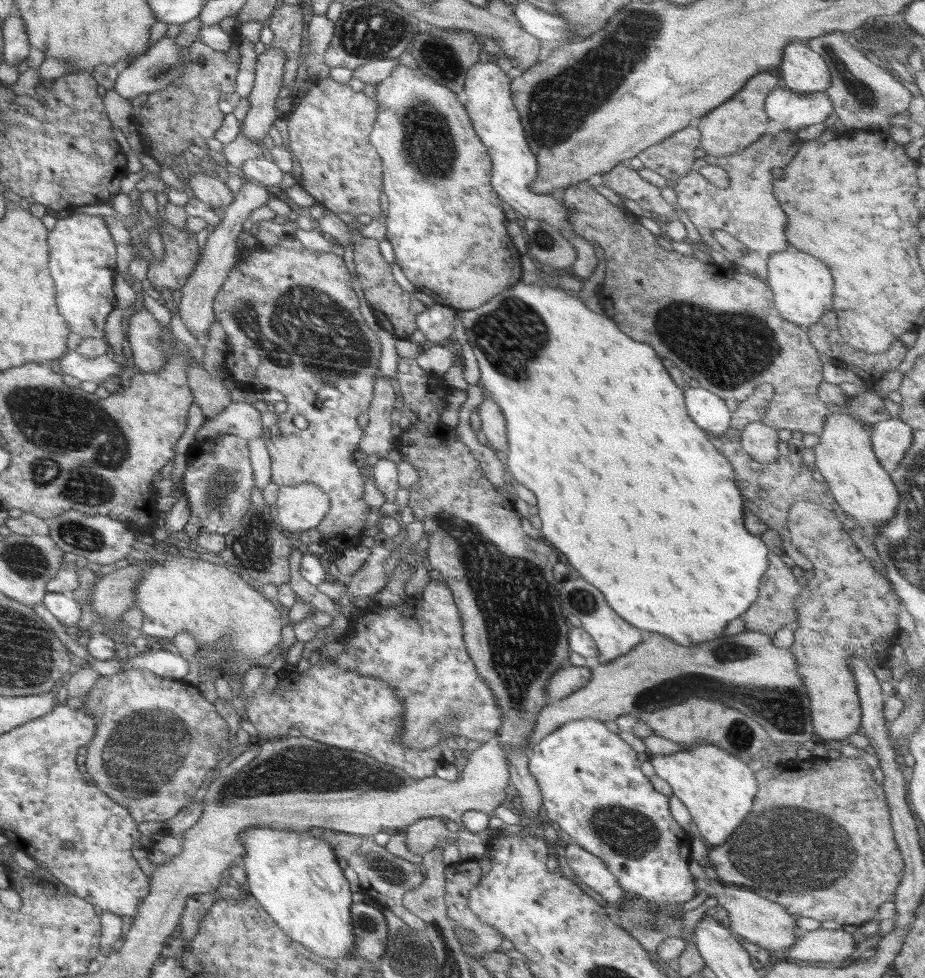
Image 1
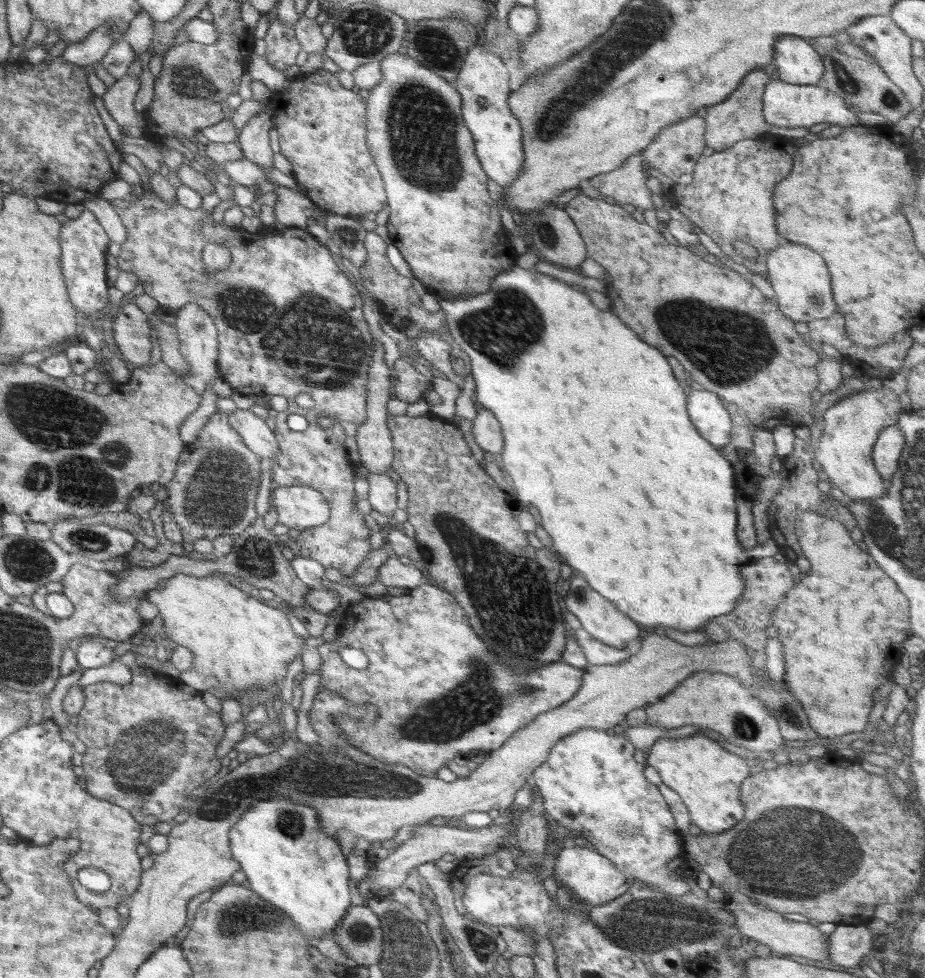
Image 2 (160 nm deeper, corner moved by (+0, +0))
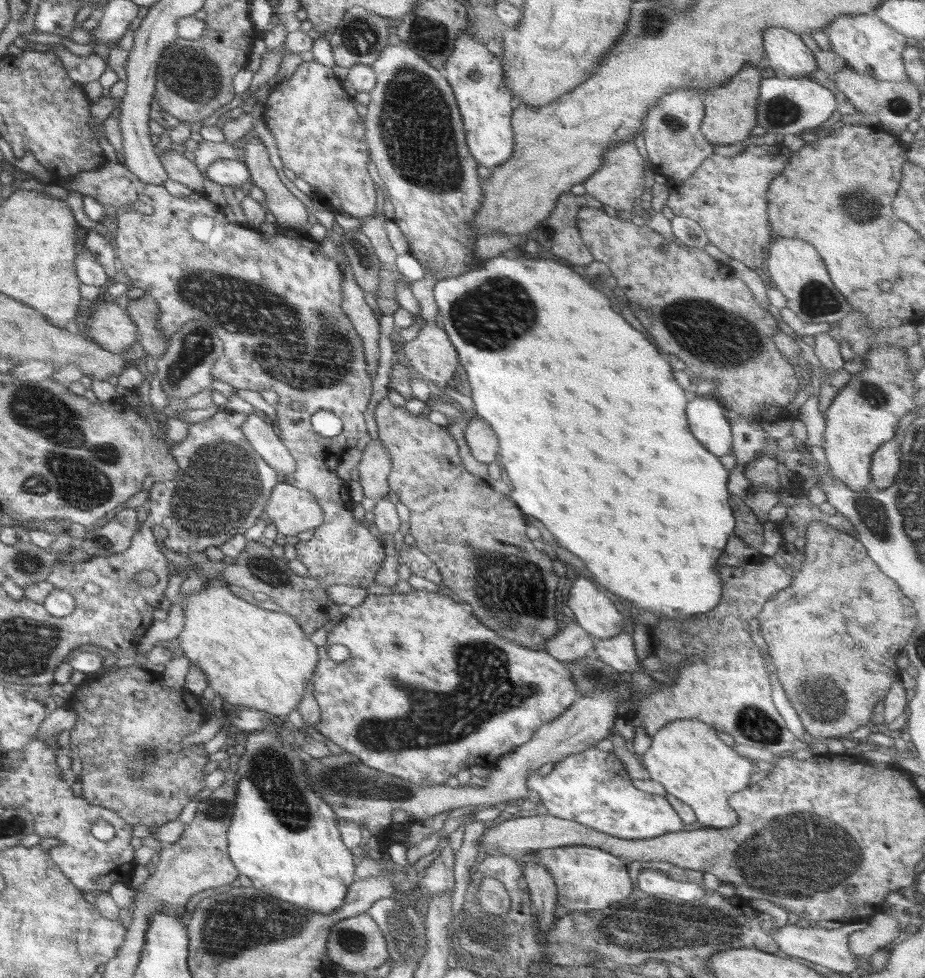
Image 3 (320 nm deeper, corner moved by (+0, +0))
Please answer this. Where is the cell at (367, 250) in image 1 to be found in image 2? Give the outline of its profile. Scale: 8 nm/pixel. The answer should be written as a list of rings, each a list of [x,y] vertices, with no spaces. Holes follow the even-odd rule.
[[[369,232],[364,239],[367,250],[367,259],[365,264],[359,269],[362,279],[357,283],[359,287],[364,287],[373,294],[374,300],[380,300],[387,309],[393,311],[400,308],[409,308],[411,304],[420,305],[421,299],[417,292],[409,285],[408,278],[399,275],[386,256],[387,238],[382,238],[376,232]]]

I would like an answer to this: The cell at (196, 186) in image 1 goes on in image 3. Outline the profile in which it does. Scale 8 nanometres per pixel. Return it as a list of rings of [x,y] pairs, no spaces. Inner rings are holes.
[[[184,150],[164,151],[158,157],[170,179],[202,193],[204,175]]]

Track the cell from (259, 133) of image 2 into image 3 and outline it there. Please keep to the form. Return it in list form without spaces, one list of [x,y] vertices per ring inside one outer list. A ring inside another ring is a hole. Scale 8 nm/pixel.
[[[247,135],[242,141],[245,149],[244,163],[253,185],[263,190],[264,206],[276,217],[276,224],[294,229],[308,226],[308,208],[280,181],[262,140]]]

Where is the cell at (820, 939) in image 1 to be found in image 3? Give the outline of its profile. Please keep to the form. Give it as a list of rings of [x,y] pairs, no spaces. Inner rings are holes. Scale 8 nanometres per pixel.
[[[882,911],[876,913],[863,930],[852,933],[847,940],[847,950],[850,950],[856,960],[859,956],[868,957],[878,950],[896,940],[902,934],[902,930],[896,918],[884,916]]]

